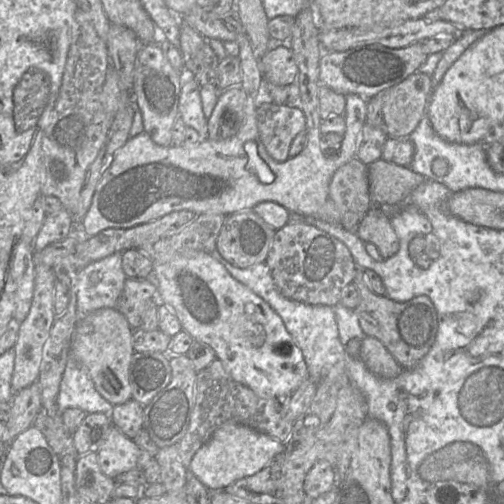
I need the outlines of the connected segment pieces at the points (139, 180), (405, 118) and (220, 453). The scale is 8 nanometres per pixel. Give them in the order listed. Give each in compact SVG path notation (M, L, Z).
M304 10L295 16L291 36L288 42L285 43L292 50L298 66L297 78L287 89L289 99L286 105L299 108L303 111L306 118L306 142L304 149L298 155L278 162L267 153L260 141L257 126L258 109L263 104L272 103L272 97L263 77L259 62L260 57L256 56L248 36L242 35L237 41L240 46L238 56L241 61L242 71L242 84L240 87L244 89L247 95L244 121L236 134L221 141L202 138L201 141L190 146L160 146L153 142L151 137L145 132L137 136L131 136L125 145L115 153L110 167L97 184L91 205L79 226L76 226L76 231L85 236L95 236L107 229L131 228L180 210L188 210L196 215L218 214L227 216L244 210L252 210L257 204L262 202L274 202L285 207L290 213L304 217L314 217L330 224L341 224L341 219L348 209L342 204L334 203L329 195L330 183L334 173L341 166L355 158L356 149L360 143L361 133L366 122L368 100L370 99L354 94L345 95L346 107L343 117L346 129L343 134L344 138L340 143L338 153L324 153L321 149L321 137L323 134L320 131L320 124L323 119L320 115L318 98L318 90L321 85L319 63L324 52L318 40L319 33L319 23L312 11Z
M416 71L381 95L381 115L389 138L408 138L427 115L434 84L432 75Z
M225 422L194 454L188 470L209 490L222 490L236 480L266 467L284 449L284 443L248 426Z

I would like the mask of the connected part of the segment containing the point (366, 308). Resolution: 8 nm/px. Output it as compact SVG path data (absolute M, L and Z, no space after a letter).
M358 269L352 284L359 292L360 301L354 310L366 336L378 339L395 358L403 370L414 368L435 342L438 316L434 304L427 296L414 297L407 302L396 302L385 295L373 293L366 284L365 269Z

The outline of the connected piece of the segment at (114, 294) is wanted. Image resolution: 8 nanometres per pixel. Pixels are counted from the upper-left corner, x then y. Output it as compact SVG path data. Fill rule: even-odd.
M116 253L95 261L78 271L70 285L70 293L76 296L77 321L102 308L117 308L127 276L122 269L122 253Z

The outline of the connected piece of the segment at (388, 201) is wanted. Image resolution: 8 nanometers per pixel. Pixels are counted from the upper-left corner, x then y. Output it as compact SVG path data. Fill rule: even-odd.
M382 159L368 165L368 178L369 196L374 207L404 204L416 187L430 180L408 166Z

